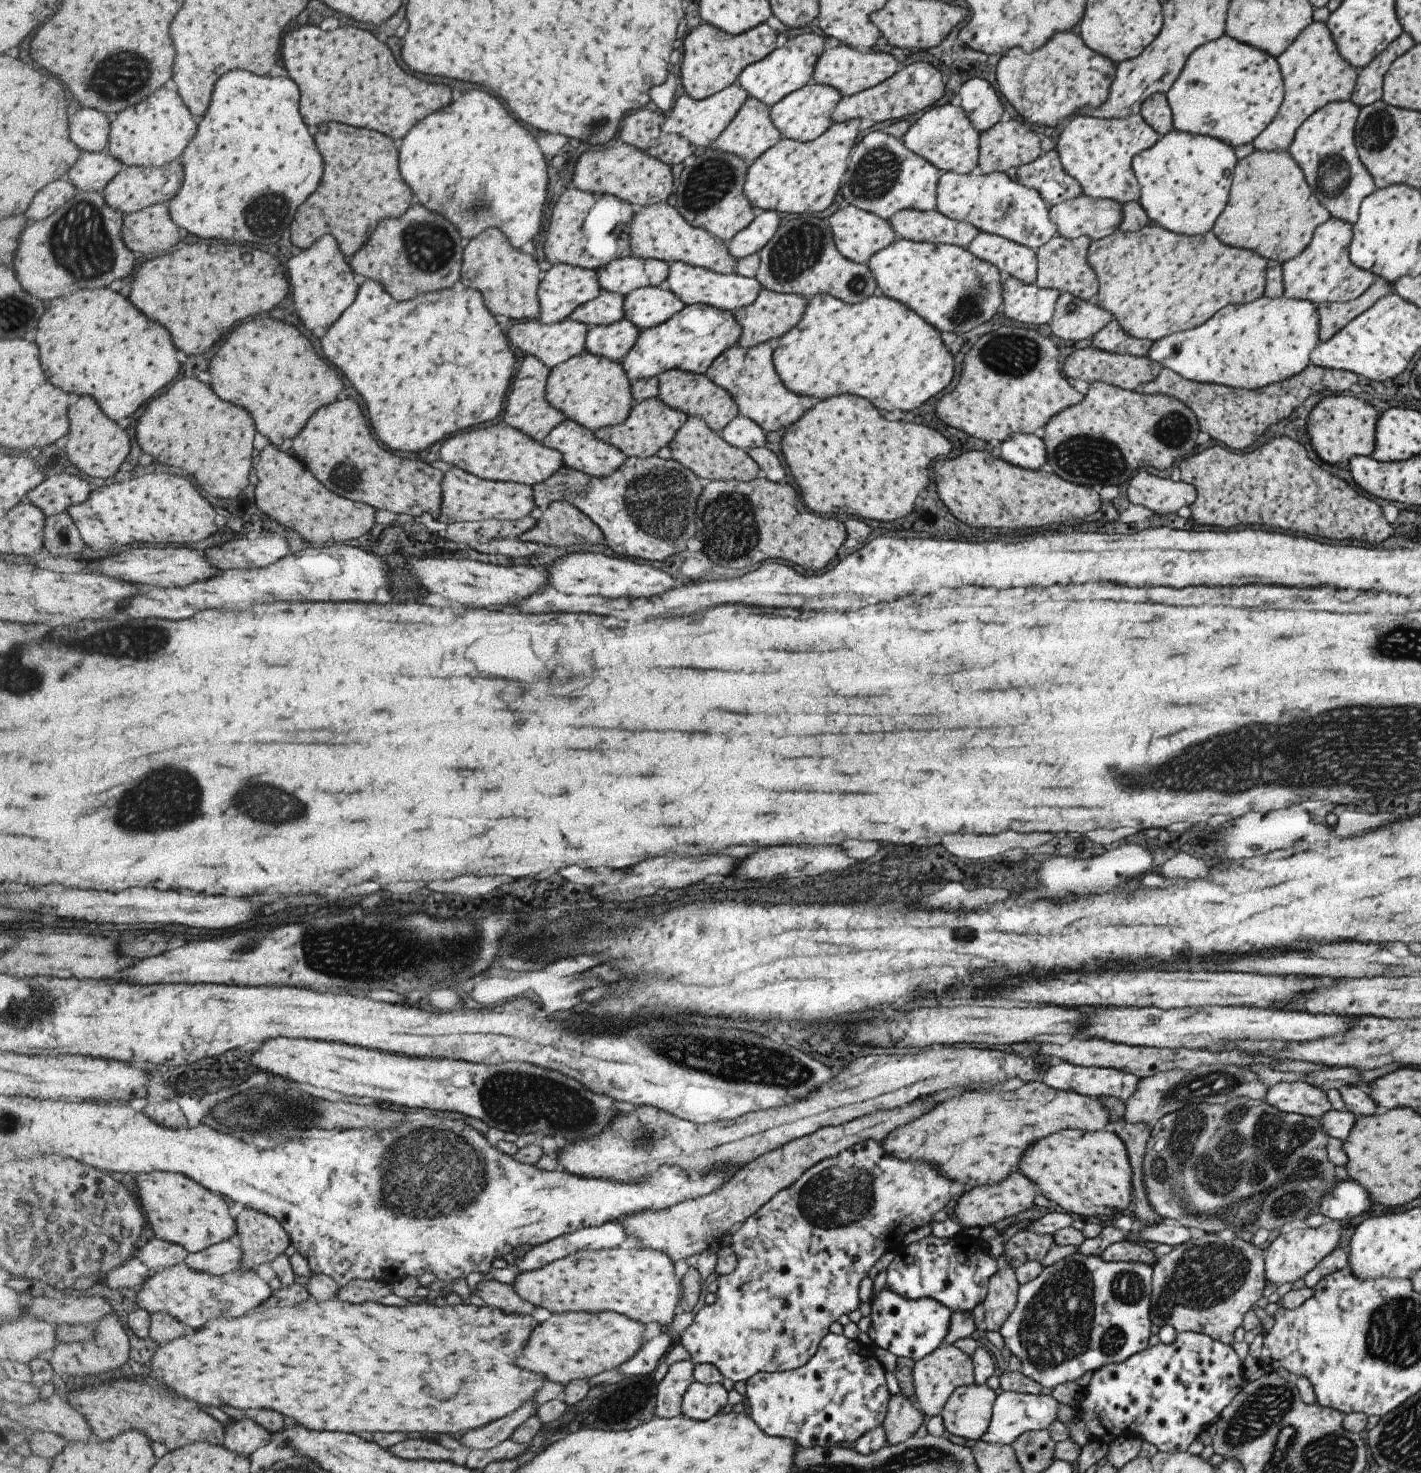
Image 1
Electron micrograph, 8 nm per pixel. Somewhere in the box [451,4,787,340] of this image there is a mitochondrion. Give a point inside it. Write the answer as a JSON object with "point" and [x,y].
{"point":[705,185]}

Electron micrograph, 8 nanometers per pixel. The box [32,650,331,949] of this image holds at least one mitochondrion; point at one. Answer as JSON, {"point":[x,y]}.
{"point":[178,789]}

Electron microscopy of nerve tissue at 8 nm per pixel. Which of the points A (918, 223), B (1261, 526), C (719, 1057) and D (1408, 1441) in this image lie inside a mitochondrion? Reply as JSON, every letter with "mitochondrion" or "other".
{"A":"other","B":"other","C":"mitochondrion","D":"mitochondrion"}

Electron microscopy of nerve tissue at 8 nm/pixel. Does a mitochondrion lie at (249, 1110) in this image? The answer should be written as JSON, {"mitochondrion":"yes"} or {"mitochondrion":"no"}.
{"mitochondrion":"yes"}

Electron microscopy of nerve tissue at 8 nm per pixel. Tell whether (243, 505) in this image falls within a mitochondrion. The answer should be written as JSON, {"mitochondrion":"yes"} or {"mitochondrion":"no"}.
{"mitochondrion":"no"}

